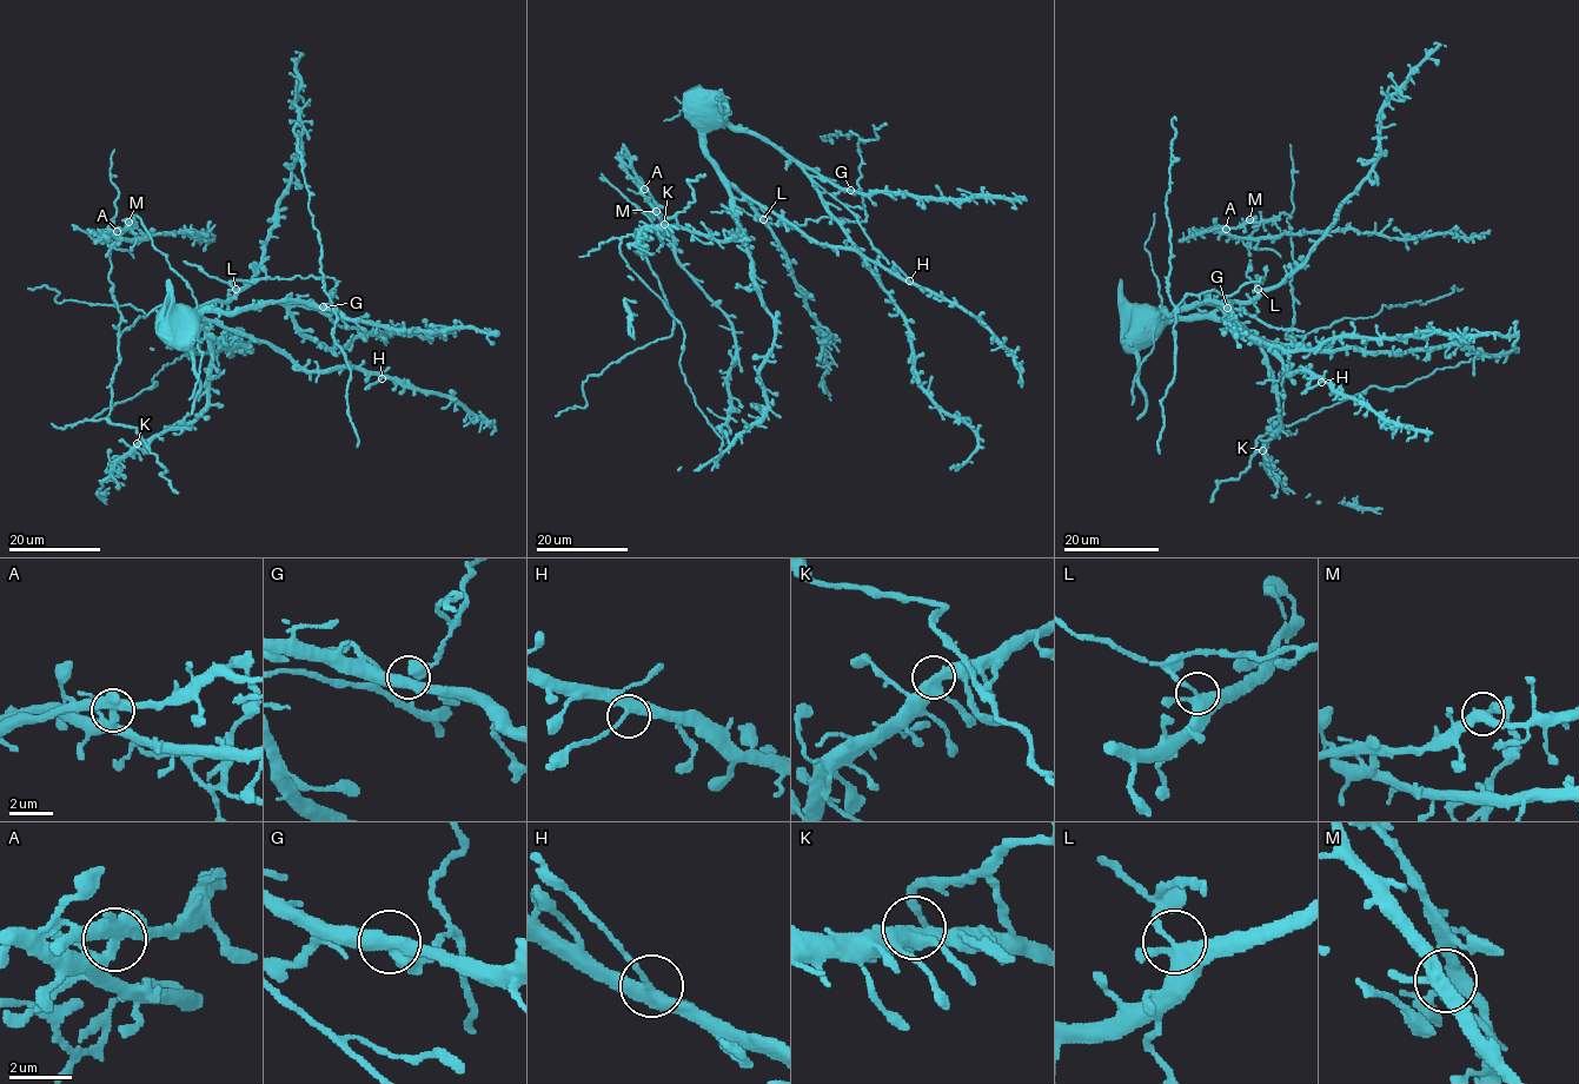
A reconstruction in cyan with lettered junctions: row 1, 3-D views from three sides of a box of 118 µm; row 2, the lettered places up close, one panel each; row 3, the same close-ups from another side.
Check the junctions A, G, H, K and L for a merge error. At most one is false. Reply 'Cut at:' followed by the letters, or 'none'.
Cut at: A

